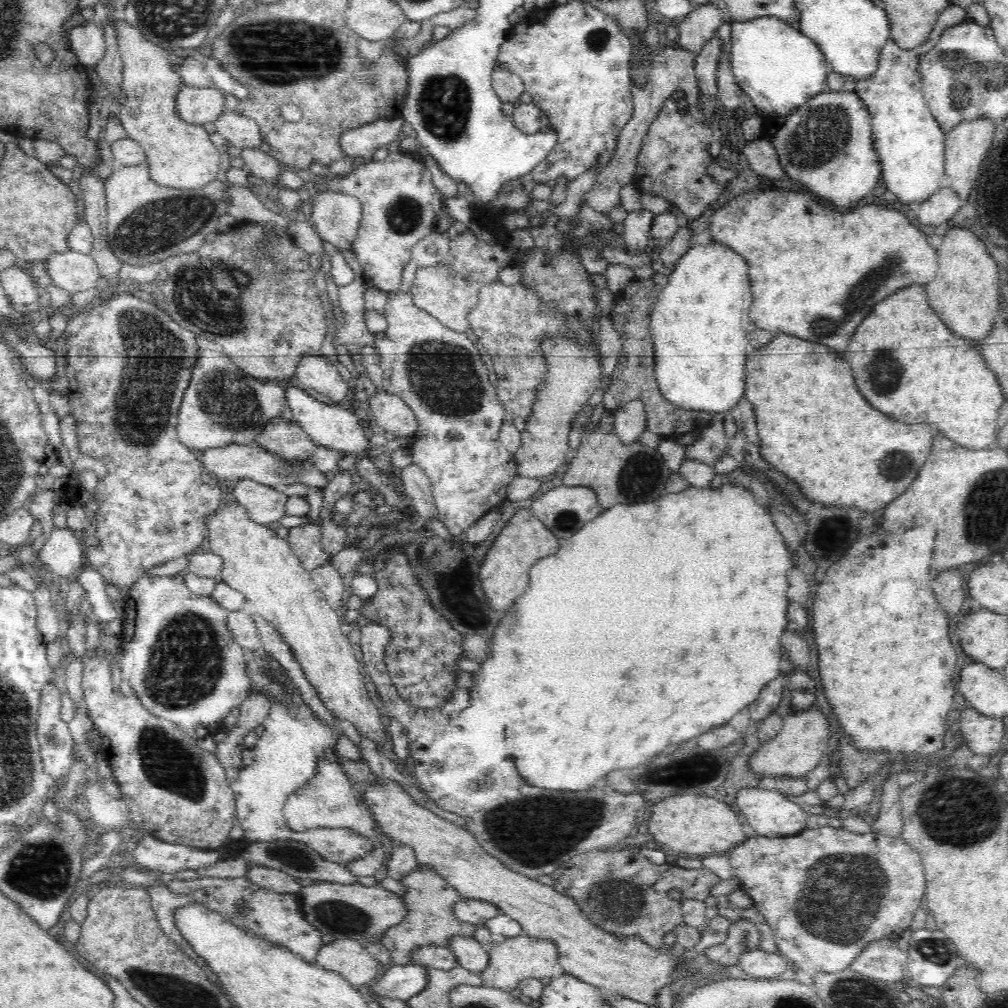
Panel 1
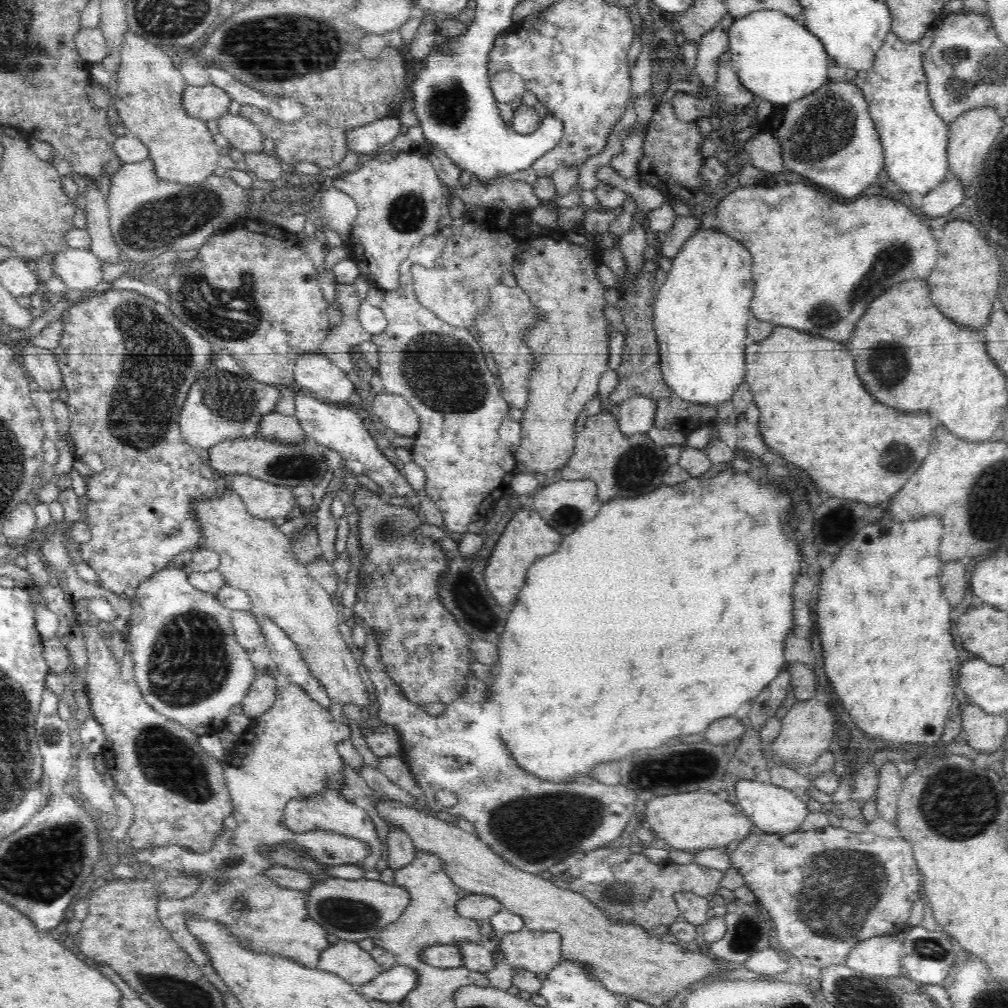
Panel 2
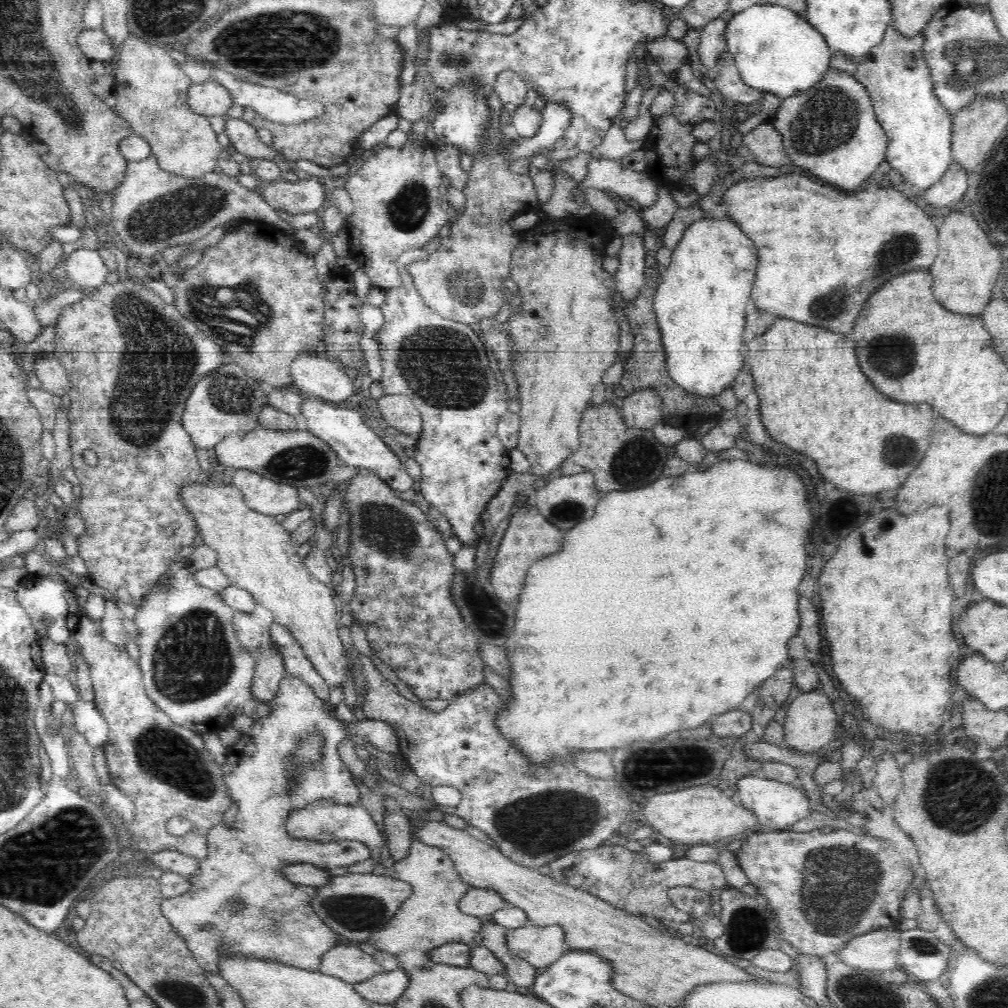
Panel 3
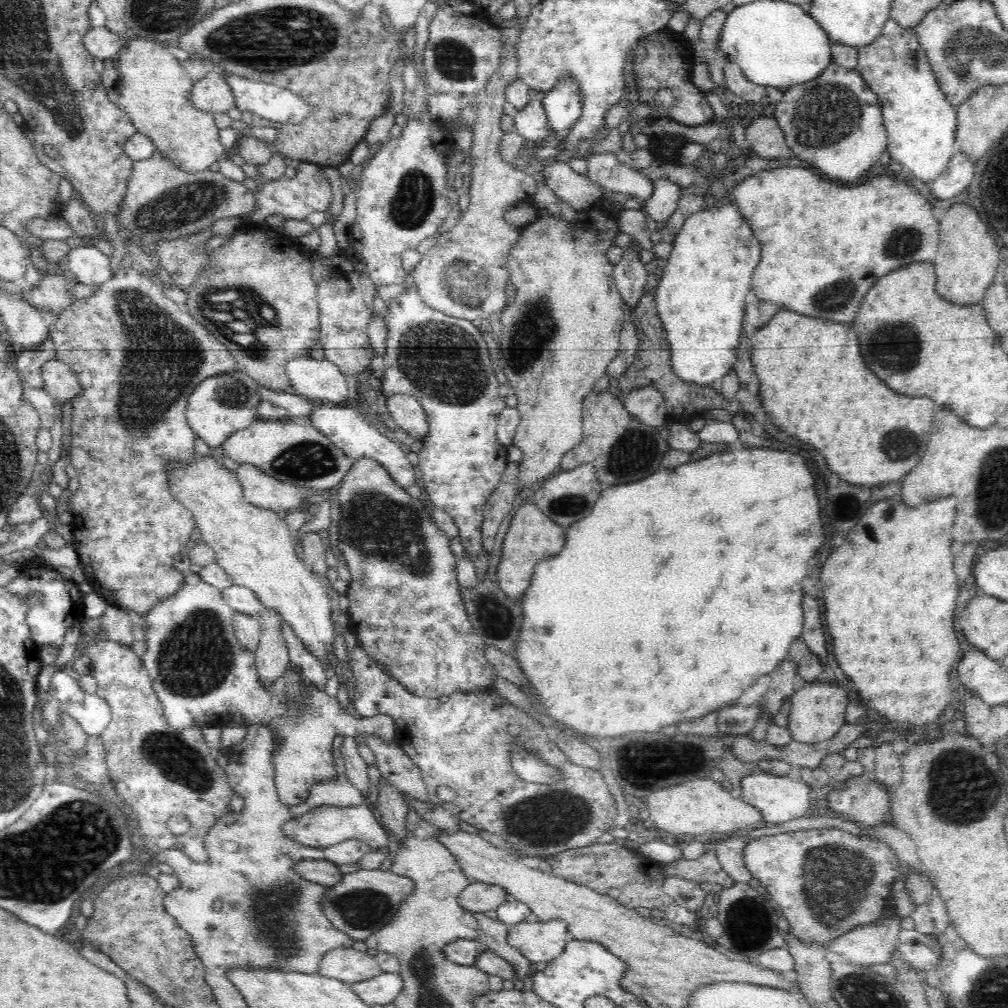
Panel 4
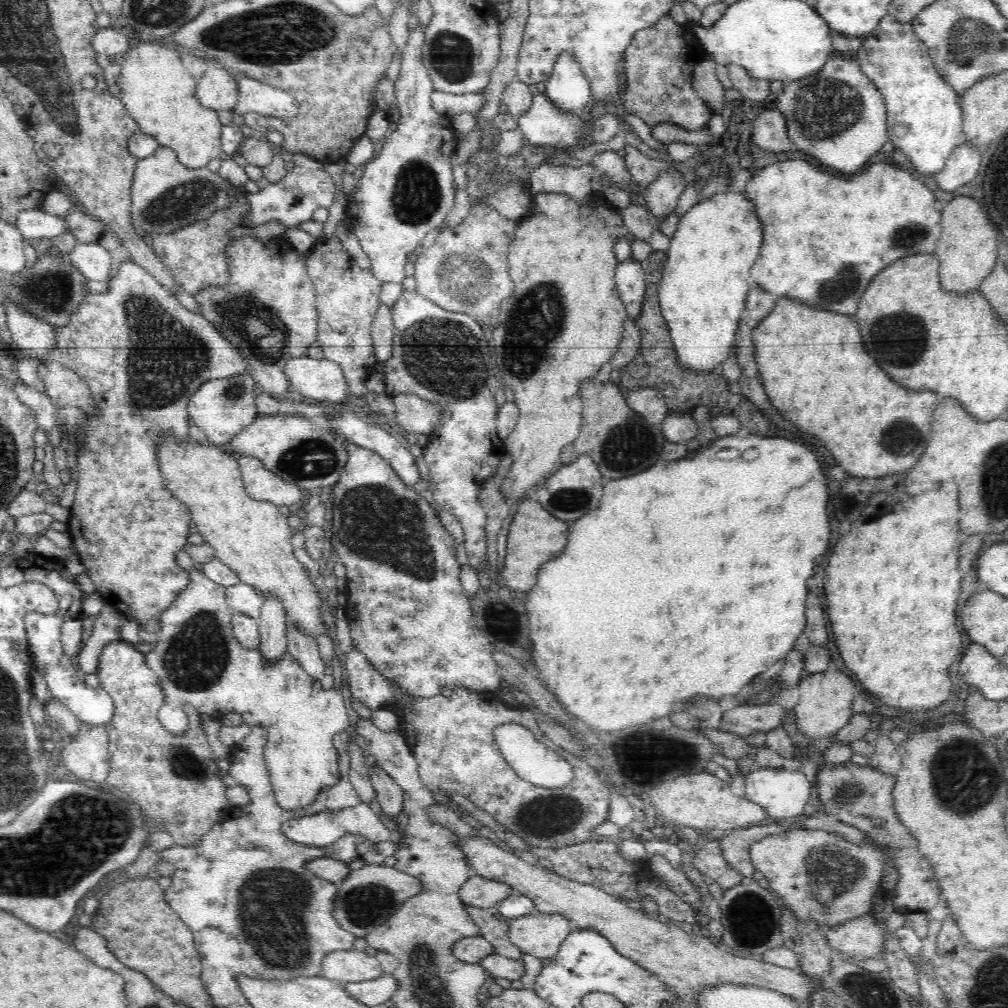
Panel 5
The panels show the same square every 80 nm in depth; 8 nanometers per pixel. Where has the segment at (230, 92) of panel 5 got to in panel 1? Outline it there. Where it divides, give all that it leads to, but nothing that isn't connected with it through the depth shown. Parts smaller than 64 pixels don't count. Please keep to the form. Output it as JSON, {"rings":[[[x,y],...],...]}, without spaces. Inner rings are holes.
{"rings":[[[184,84],[176,95],[177,115],[188,124],[208,124],[226,111],[224,97],[225,93],[218,89]]]}

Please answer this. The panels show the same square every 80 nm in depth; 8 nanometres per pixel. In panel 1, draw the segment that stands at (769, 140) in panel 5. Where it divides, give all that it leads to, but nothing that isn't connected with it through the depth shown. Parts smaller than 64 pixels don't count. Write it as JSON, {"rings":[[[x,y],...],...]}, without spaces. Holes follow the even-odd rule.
{"rings":[[[764,134],[762,138],[748,141],[742,151],[745,166],[749,167],[757,176],[780,179],[785,175],[776,149]]]}

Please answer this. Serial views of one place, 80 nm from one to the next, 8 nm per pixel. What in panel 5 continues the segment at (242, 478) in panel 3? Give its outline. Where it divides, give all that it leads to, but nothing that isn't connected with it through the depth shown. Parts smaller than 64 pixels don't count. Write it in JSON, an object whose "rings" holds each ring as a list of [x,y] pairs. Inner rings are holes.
{"rings":[[[240,457],[241,477],[248,496],[254,500],[265,500],[276,506],[288,506],[295,509],[295,503],[302,500],[305,490],[295,484],[288,484],[282,477],[264,468],[256,457]]]}

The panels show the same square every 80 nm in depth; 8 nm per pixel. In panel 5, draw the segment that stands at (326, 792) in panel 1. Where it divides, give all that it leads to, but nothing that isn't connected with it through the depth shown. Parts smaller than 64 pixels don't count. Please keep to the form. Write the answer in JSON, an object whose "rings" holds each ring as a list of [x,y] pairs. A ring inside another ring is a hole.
{"rings":[[[361,802],[356,806],[342,809],[341,811],[322,811],[313,815],[290,819],[282,823],[281,831],[294,842],[304,845],[326,846],[342,836],[350,834],[361,834],[370,842],[386,842],[390,838],[390,830],[386,827],[378,815],[372,811],[368,803]]]}

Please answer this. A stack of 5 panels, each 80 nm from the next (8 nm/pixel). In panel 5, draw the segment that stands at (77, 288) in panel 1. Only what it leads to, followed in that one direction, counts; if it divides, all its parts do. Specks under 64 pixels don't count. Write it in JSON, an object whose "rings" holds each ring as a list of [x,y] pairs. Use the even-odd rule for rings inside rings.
{"rings":[[[77,242],[71,249],[66,250],[70,262],[82,273],[87,280],[96,282],[108,281],[112,254],[98,244]]]}

